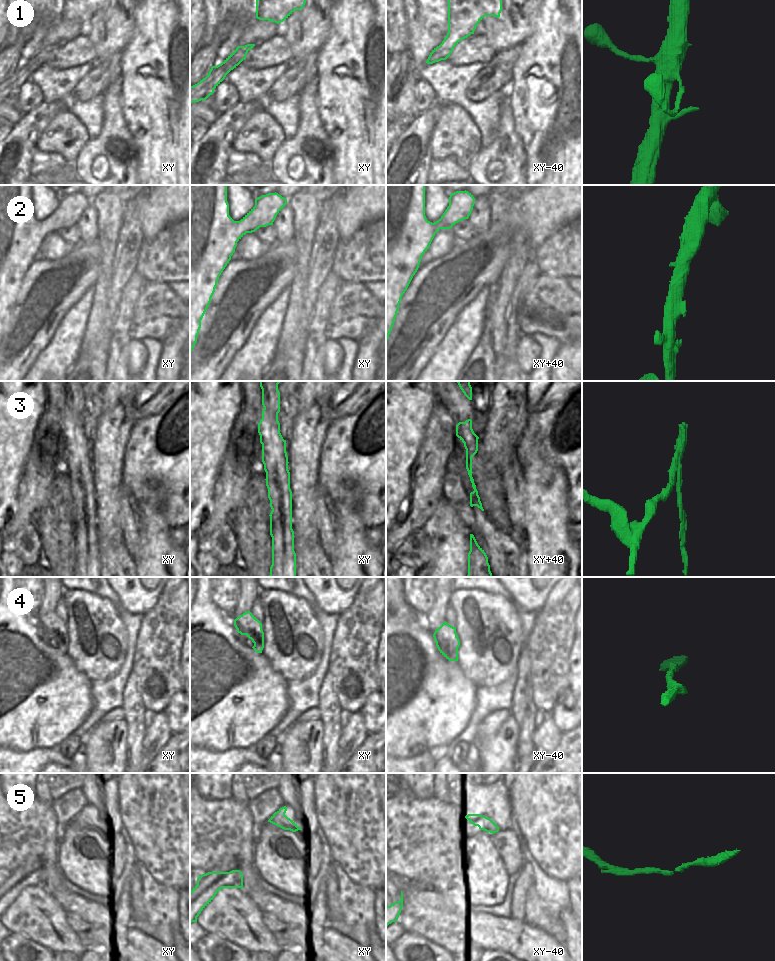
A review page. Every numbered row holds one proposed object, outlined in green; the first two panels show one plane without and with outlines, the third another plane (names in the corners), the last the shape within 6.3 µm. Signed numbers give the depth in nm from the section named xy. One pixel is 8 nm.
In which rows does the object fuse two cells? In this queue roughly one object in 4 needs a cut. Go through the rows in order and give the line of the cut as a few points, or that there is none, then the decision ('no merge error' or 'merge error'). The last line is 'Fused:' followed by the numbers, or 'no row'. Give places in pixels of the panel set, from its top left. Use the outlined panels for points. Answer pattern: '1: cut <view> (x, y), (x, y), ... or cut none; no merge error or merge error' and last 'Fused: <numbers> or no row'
1: cut none; no merge error
2: cut none; no merge error
3: cut xy (284, 440), (276, 445), (270, 443), (262, 444); merge error
4: cut none; no merge error
5: cut none; no merge error
Fused: 3

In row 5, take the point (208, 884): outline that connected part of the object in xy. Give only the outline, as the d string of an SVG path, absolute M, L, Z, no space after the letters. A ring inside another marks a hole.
M240 870L208 872L199 876L197 885L190 891L190 924L197 922L201 911L222 888L243 889L242 872Z

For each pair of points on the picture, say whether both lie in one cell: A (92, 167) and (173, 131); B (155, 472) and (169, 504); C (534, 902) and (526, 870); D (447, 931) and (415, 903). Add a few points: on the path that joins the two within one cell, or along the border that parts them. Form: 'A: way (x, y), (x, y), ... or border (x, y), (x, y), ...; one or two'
A: border (127, 126), (137, 149), (138, 171); two
B: way (163, 480), (169, 486), (169, 496); one
C: border (532, 885), (527, 891), (524, 909); two
D: way (439, 923), (423, 909); one

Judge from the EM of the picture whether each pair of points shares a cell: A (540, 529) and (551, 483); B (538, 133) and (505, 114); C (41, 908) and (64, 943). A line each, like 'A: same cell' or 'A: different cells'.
A: same cell
B: different cells
C: same cell

